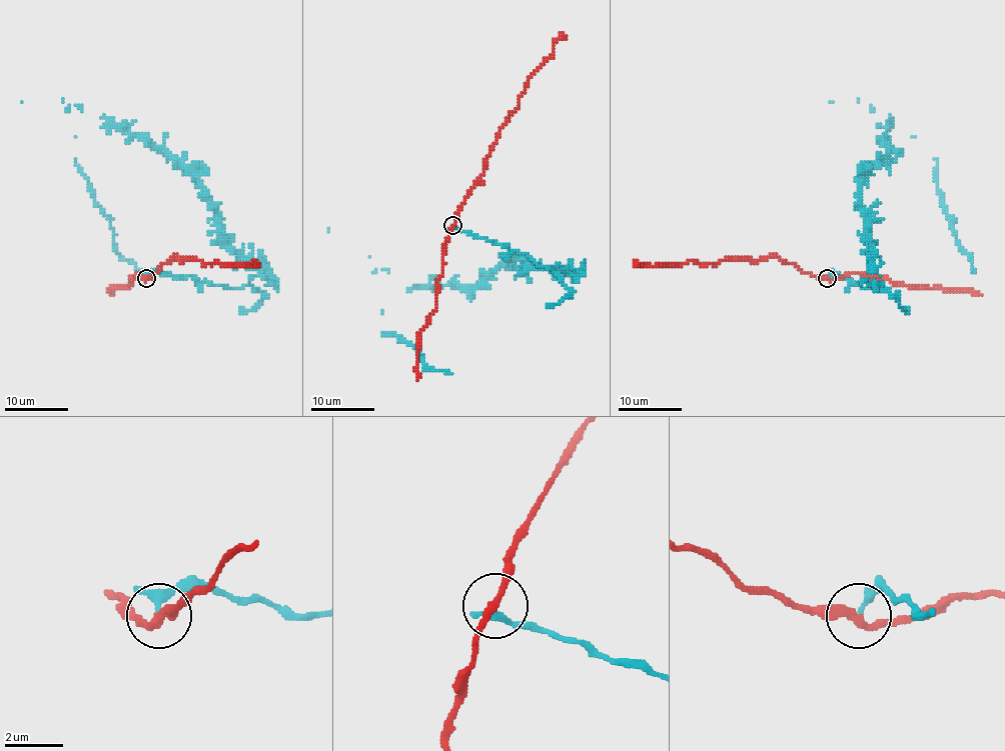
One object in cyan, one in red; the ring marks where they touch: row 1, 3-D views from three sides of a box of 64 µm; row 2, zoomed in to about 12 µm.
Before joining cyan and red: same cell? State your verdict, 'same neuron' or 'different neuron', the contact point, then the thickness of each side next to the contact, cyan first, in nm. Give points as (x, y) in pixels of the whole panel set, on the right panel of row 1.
different neuron; at (827, 278); 220 nm thick on the cyan side, 260 nm on the other

